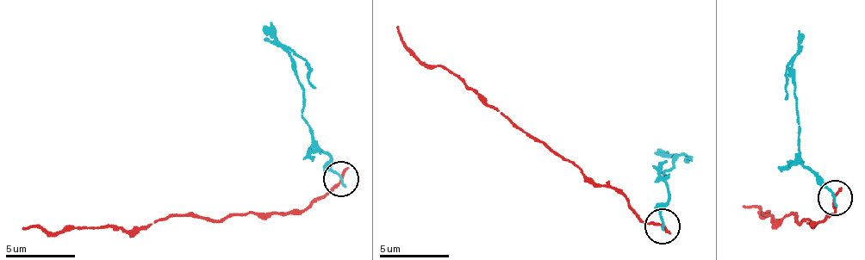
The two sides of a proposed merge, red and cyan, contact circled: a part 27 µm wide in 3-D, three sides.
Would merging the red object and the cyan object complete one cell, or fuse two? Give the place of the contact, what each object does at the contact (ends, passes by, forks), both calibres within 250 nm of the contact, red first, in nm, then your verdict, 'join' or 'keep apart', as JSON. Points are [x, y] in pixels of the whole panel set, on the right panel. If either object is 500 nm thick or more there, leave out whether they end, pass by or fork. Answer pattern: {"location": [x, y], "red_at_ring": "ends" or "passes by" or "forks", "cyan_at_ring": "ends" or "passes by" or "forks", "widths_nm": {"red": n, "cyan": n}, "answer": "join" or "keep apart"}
{"location": [835, 197], "red_at_ring": "ends", "cyan_at_ring": "ends", "widths_nm": {"red": 220, "cyan": 190}, "answer": "keep apart"}

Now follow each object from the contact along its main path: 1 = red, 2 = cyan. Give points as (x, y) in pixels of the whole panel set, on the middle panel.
1: (662, 226), (639, 217), (615, 190), (595, 186), (515, 127), (453, 74), (413, 55), (397, 27)
2: (662, 226), (664, 181), (668, 176), (662, 170), (675, 168), (673, 160), (682, 155), (687, 162)

